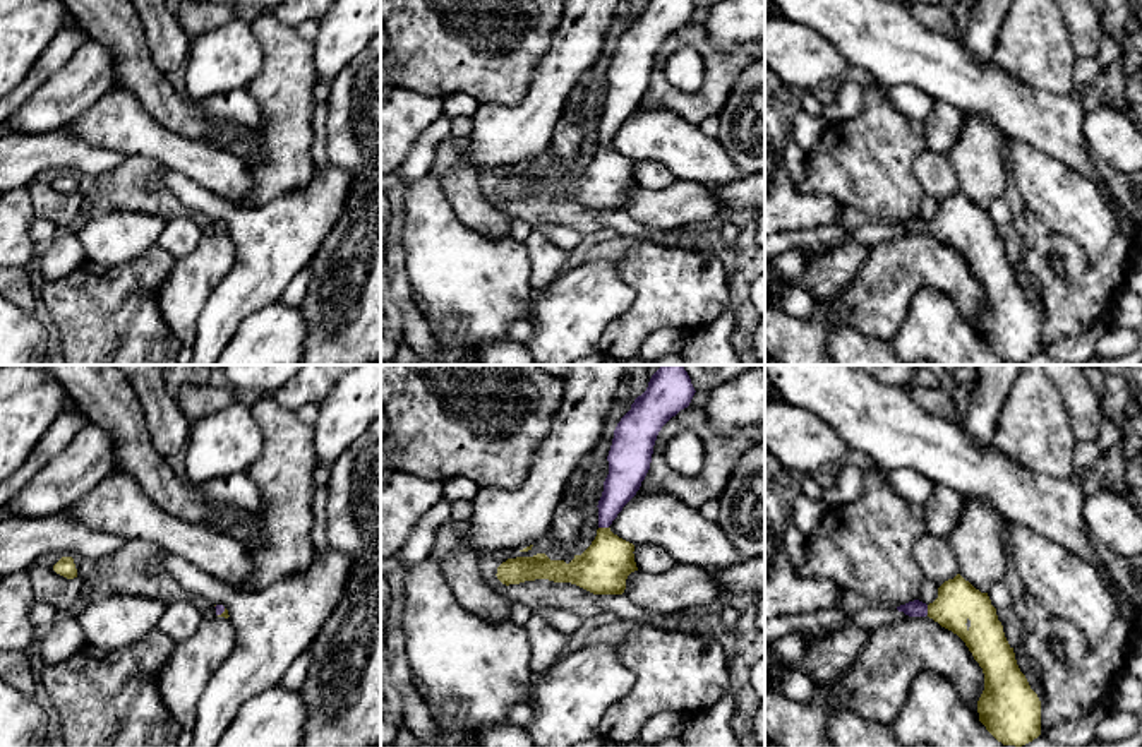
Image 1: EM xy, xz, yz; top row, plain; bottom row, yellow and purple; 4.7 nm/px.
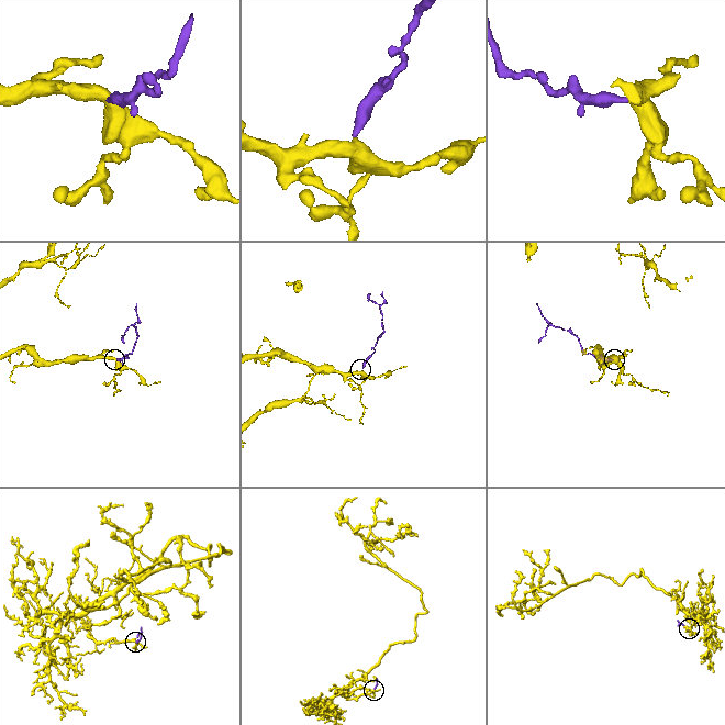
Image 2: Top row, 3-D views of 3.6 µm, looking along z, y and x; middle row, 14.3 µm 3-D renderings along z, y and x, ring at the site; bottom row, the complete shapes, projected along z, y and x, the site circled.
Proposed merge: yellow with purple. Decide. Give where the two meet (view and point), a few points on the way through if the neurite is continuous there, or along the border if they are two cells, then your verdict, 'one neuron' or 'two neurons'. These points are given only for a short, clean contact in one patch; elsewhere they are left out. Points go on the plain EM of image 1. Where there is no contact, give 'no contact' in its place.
contact xz (604, 144); way xz (602, 185), (604, 144), (607, 125), (623, 98); one neuron

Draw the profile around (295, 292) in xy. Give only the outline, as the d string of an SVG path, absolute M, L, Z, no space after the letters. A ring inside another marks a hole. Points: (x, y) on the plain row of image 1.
M310 260L286 286L285 293L281 295L281 302L292 307L300 307L302 300L305 298L312 278L312 266Z

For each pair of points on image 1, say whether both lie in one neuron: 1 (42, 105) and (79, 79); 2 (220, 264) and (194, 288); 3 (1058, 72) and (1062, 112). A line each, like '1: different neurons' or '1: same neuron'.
1: same neuron
2: same neuron
3: different neurons

